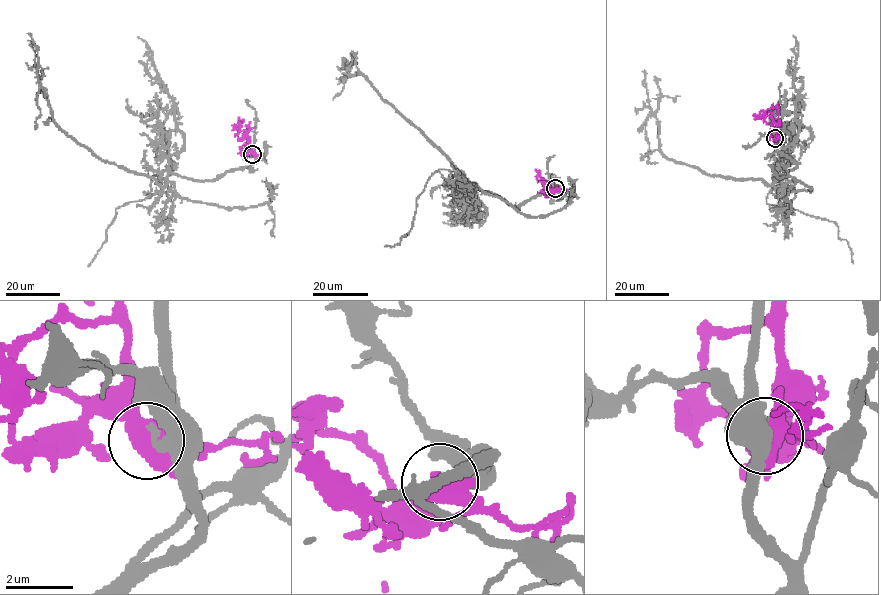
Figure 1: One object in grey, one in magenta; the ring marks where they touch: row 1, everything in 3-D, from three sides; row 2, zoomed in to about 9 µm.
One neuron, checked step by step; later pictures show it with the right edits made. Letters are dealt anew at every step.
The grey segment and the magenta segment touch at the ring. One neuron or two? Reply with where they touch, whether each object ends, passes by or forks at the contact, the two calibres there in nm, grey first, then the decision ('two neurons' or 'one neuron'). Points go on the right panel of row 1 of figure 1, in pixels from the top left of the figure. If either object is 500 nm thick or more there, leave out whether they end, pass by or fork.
place (775, 138); grey ends; magenta forks; calibres 400 and 480 nm; two neurons

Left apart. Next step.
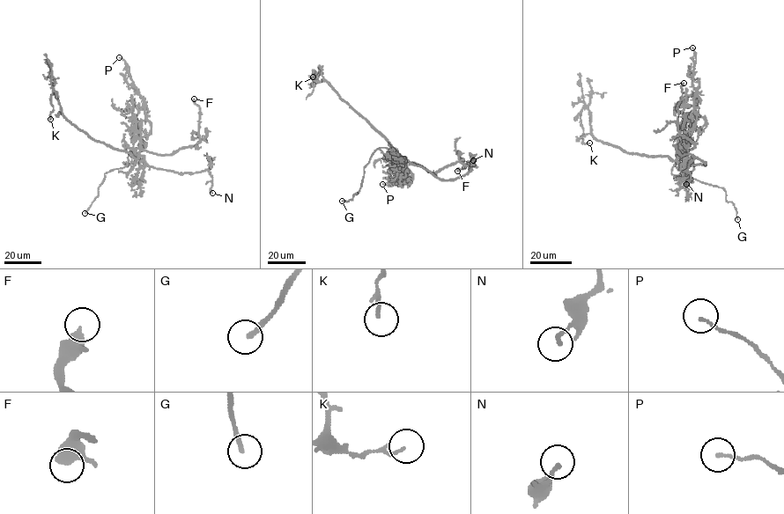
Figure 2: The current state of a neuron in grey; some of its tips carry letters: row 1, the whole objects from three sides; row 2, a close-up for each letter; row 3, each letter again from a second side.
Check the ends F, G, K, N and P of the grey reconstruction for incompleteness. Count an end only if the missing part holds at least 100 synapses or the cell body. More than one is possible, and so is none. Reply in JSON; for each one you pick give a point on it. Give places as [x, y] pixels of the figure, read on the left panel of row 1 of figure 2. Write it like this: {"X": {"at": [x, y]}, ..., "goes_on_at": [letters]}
{"G": {"at": [85, 213]}, "goes_on_at": ["G"]}

